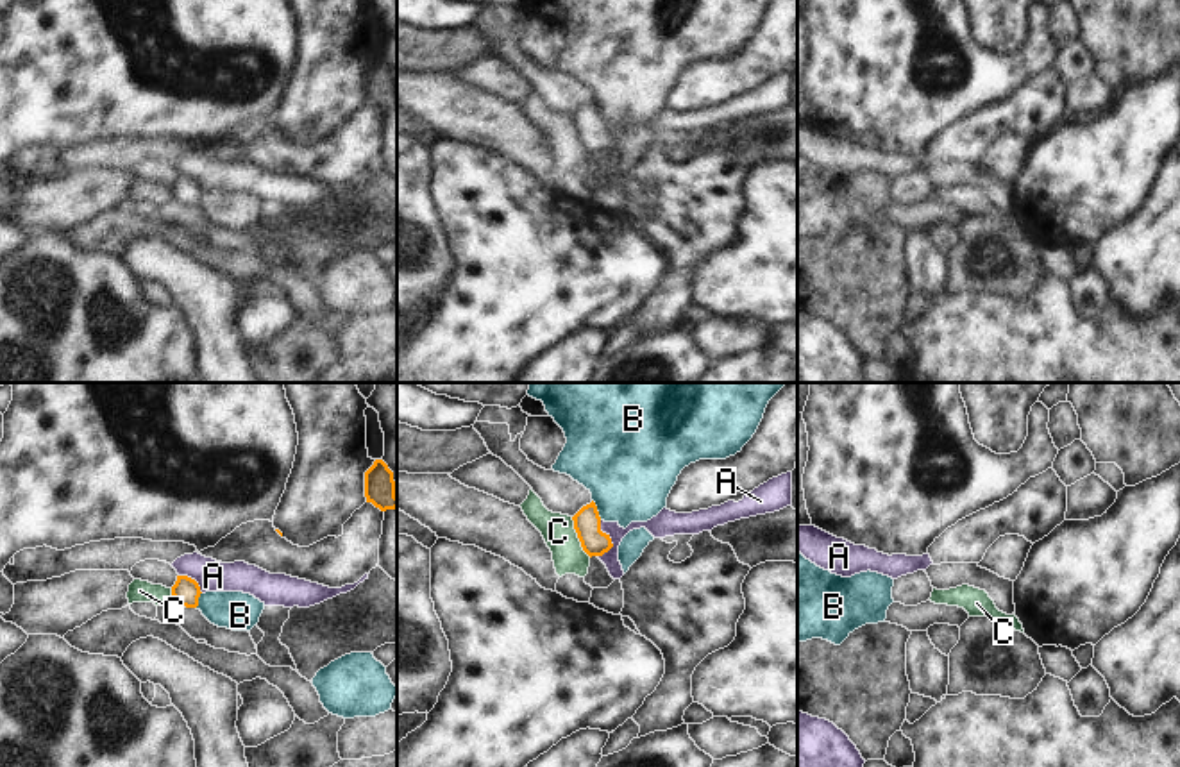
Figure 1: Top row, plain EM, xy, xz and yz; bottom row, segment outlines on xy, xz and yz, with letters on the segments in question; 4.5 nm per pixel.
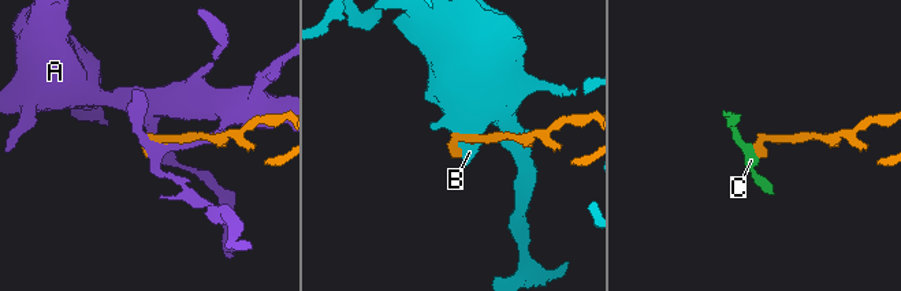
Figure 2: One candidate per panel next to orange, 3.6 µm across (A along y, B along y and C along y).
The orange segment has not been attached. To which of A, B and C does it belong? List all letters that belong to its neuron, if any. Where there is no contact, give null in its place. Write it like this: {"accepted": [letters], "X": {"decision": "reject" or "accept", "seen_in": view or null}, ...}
{"accepted": [], "A": {"decision": "reject", "seen_in": "xz"}, "B": {"decision": "reject", "seen_in": "xz"}, "C": {"decision": "reject", "seen_in": "xz"}}

